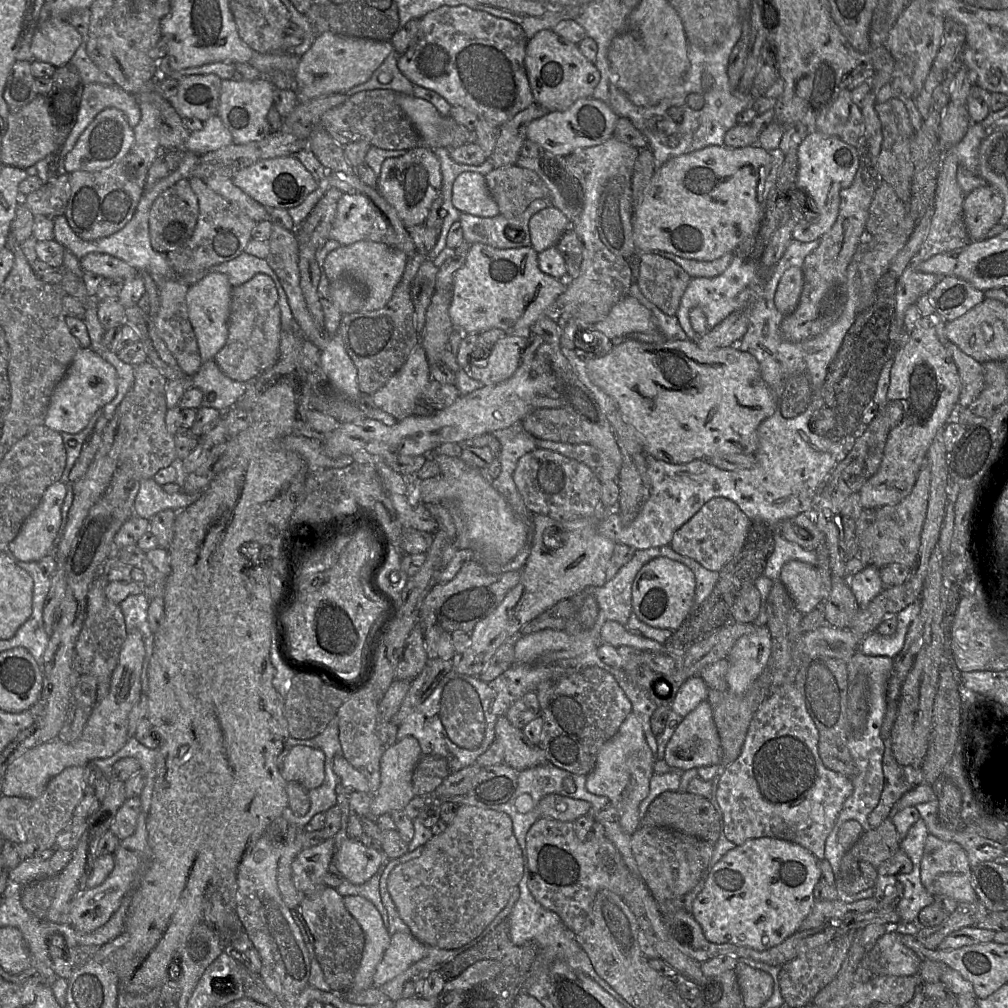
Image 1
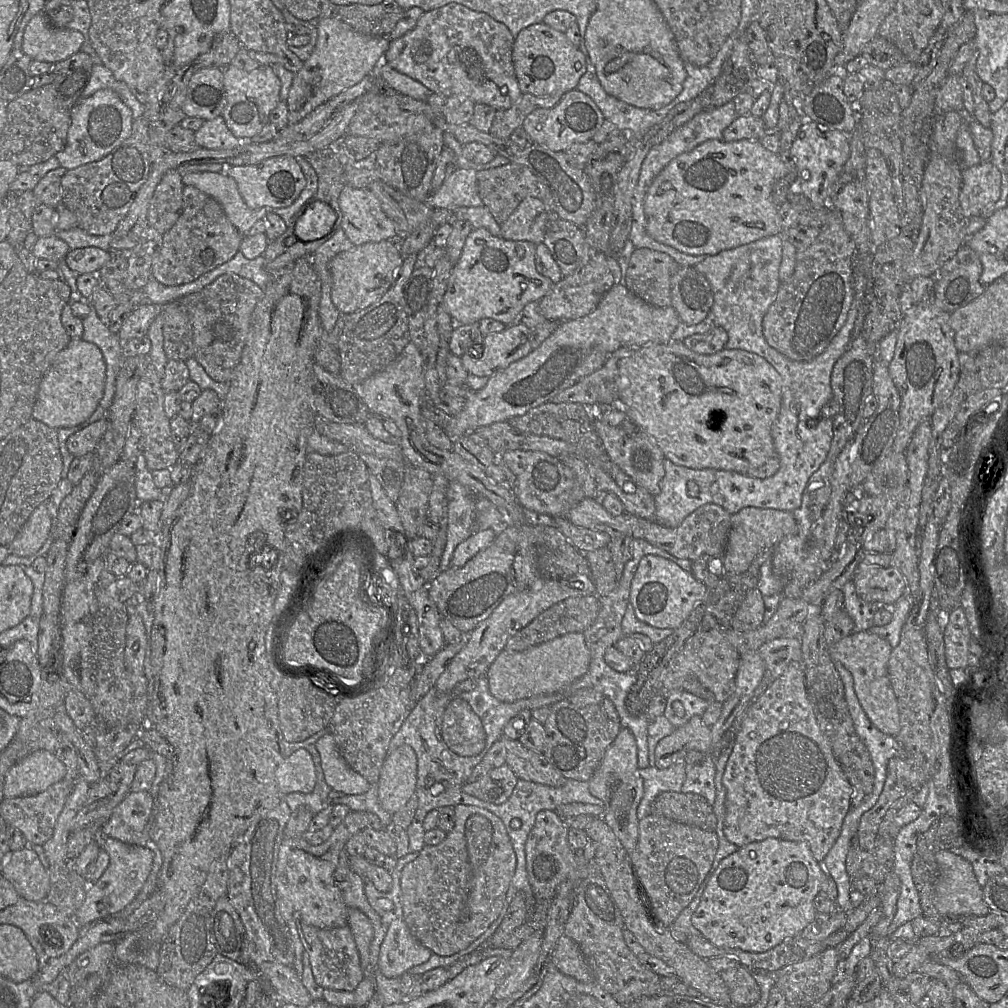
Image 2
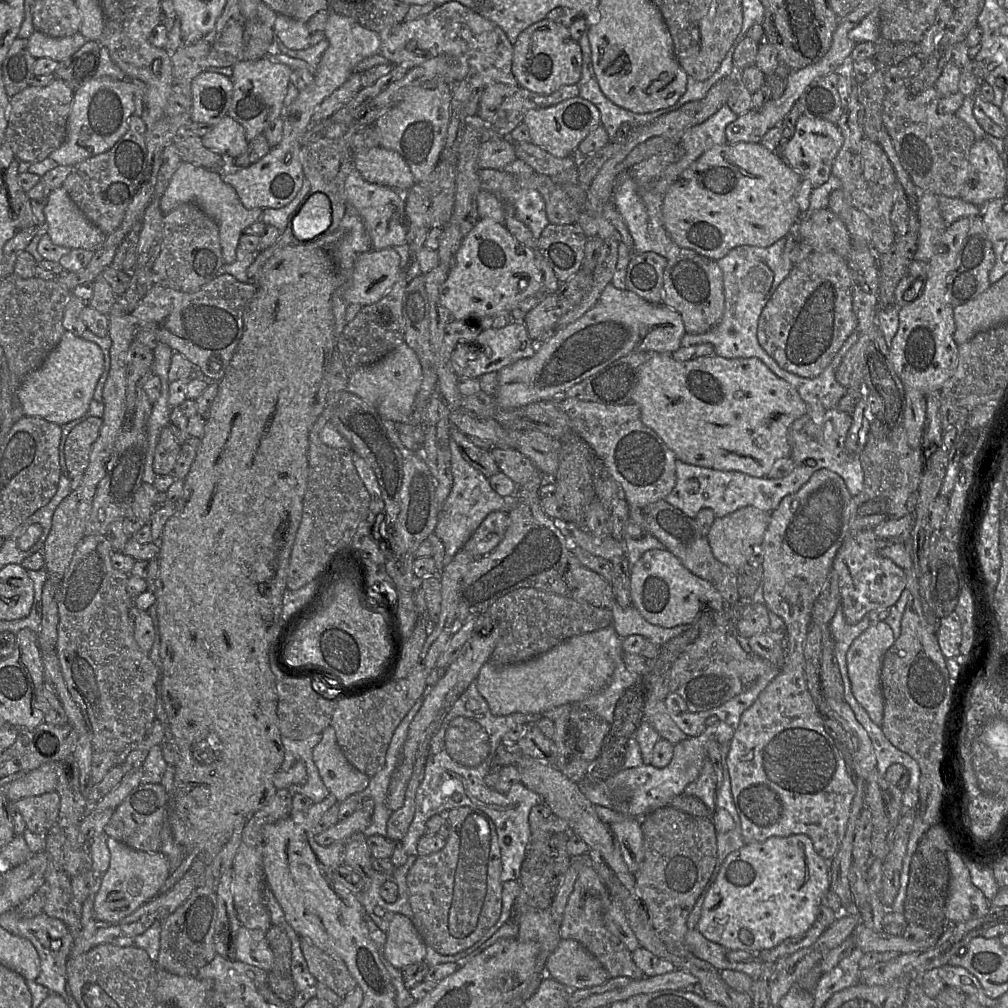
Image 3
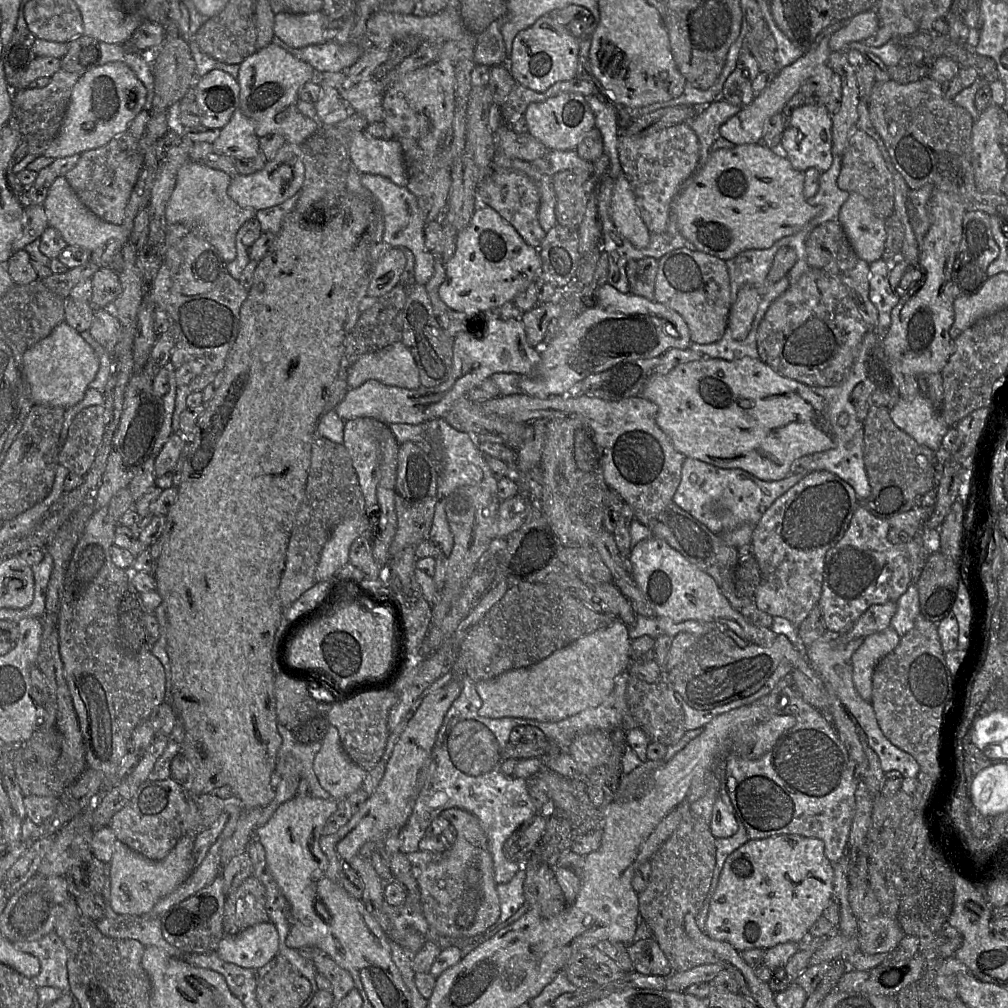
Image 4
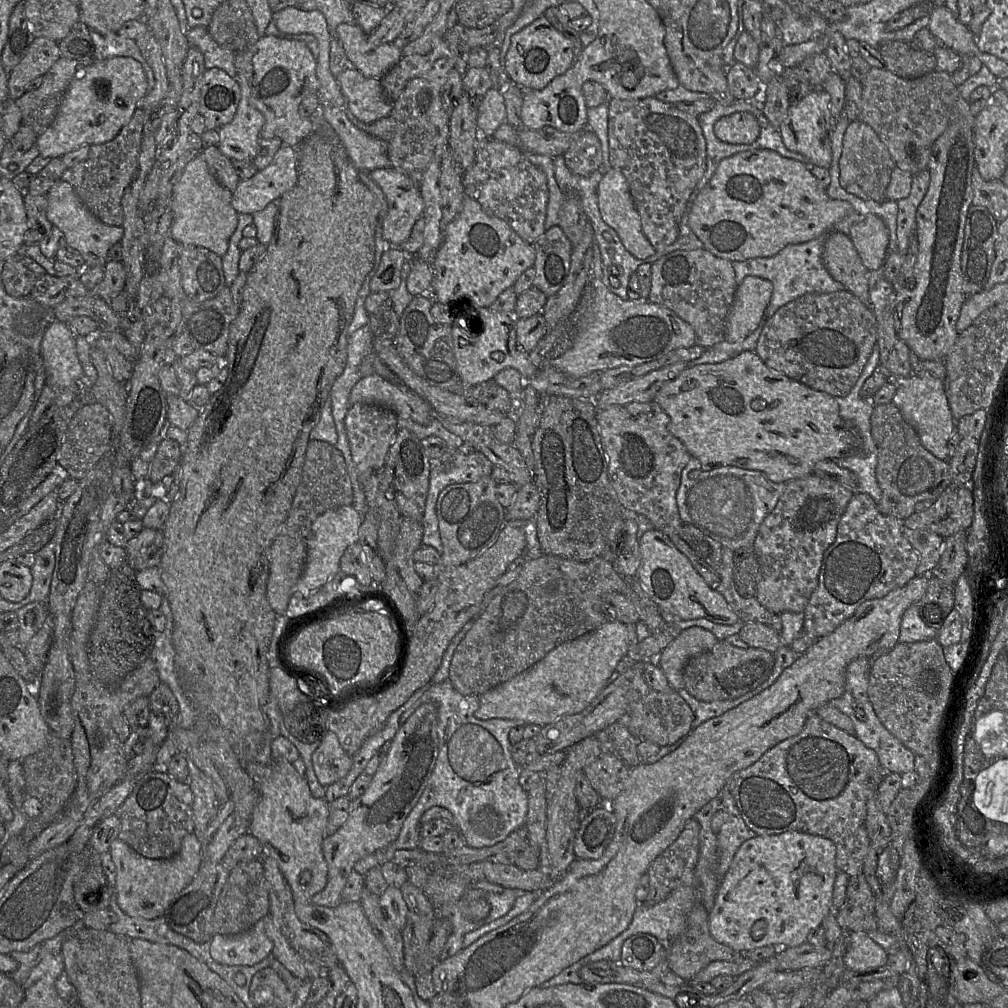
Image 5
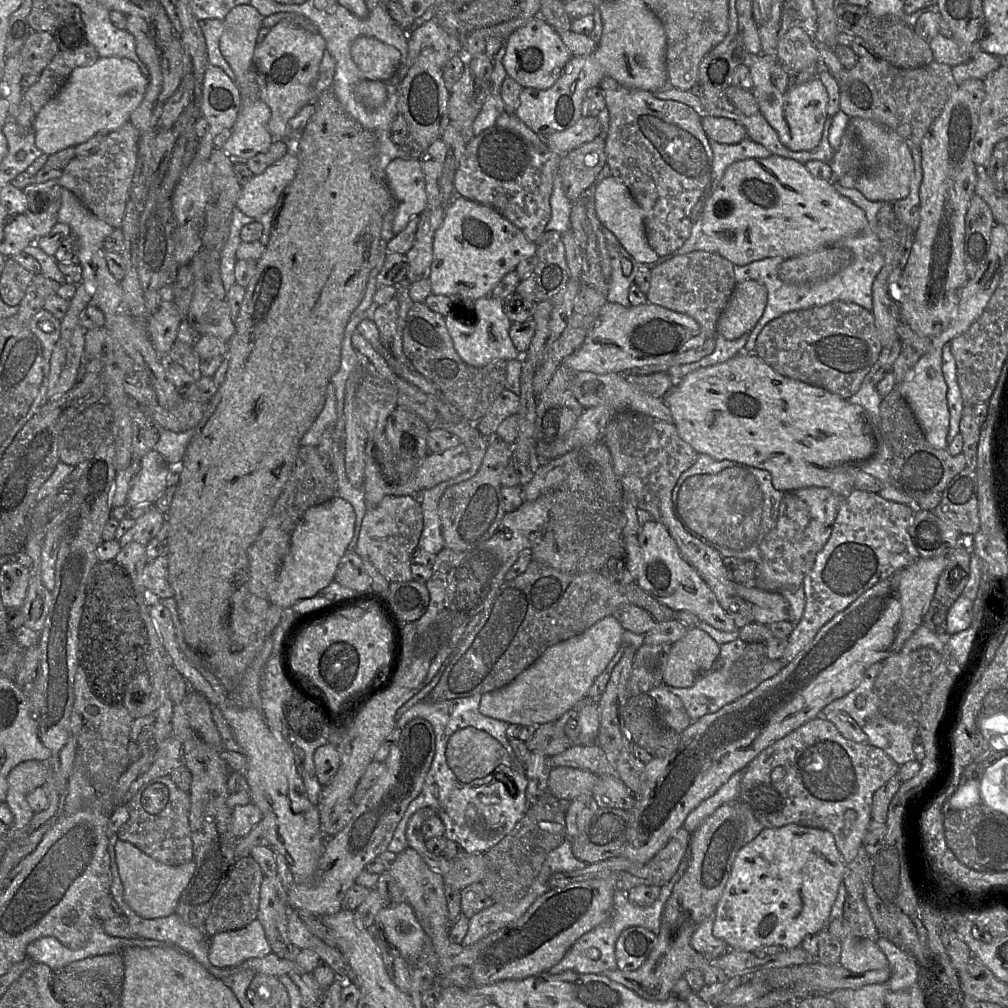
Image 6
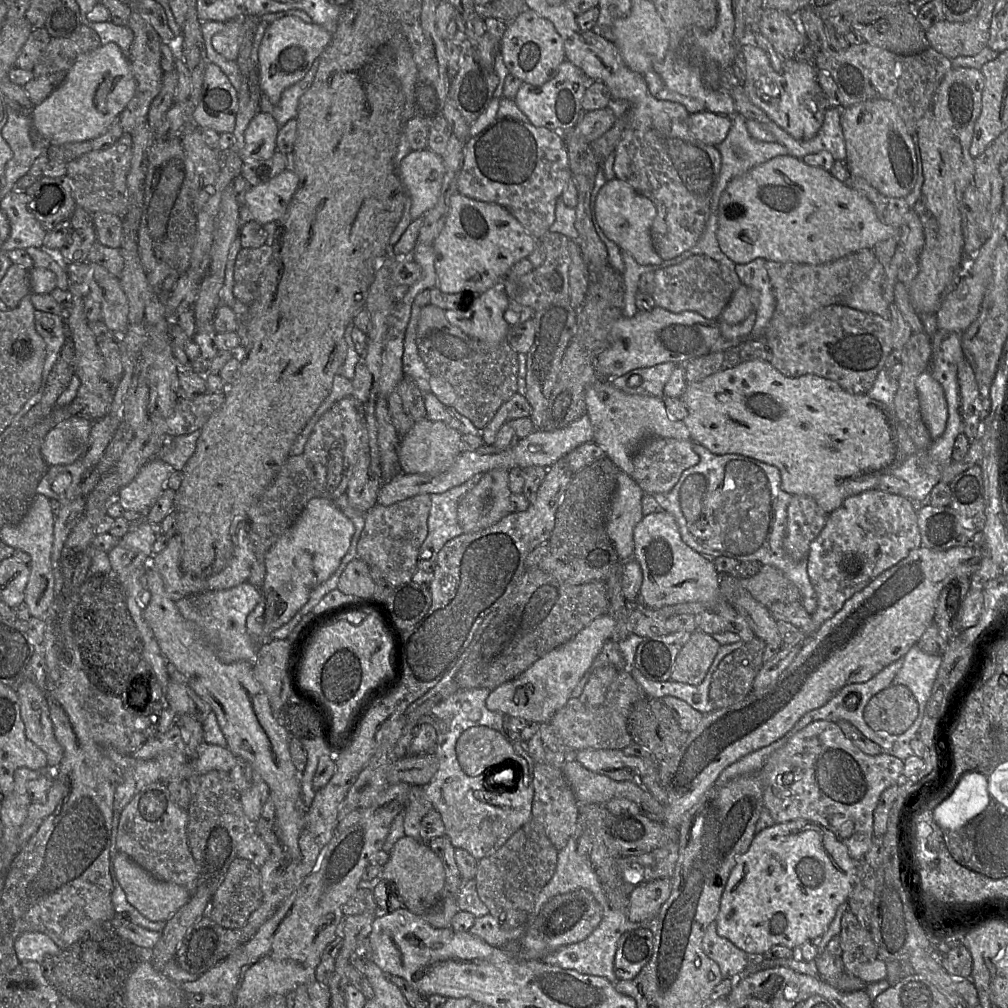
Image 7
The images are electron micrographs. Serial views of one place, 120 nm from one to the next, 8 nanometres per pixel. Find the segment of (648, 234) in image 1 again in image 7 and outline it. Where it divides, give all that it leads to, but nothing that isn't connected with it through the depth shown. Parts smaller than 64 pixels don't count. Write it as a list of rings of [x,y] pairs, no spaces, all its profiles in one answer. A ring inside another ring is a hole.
[[[789,155],[774,157],[733,179],[720,196],[717,222],[719,247],[735,265],[748,264],[755,259],[822,265],[863,249],[873,249],[881,241],[898,237],[898,229],[880,222],[865,196],[846,187],[828,171],[808,166]]]

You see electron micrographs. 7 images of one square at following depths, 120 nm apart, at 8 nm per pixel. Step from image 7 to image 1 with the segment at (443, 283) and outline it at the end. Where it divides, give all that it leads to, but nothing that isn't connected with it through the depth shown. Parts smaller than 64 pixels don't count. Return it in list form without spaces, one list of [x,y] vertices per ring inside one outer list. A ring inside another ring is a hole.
[[[484,243],[472,244],[469,248],[465,263],[453,275],[452,281],[452,296],[449,305],[448,314],[454,329],[457,329],[463,334],[479,334],[491,329],[503,330],[506,335],[529,336],[531,334],[532,325],[542,316],[549,316],[553,313],[554,305],[558,297],[565,291],[567,283],[564,280],[556,279],[543,273],[538,265],[538,254],[531,246],[517,249],[498,249]]]

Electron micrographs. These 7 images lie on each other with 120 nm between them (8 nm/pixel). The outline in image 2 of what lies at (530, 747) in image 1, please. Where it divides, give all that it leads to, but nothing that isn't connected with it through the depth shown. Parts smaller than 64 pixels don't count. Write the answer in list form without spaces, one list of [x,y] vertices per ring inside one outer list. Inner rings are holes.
[[[502,736],[506,747],[506,764],[518,779],[532,781],[552,787],[561,786],[565,778],[547,760],[543,752],[524,746],[519,739],[512,740]]]

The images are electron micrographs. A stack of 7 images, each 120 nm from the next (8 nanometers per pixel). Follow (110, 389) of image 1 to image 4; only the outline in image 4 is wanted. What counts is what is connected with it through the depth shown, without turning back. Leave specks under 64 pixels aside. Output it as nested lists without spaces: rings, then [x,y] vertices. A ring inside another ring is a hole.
[[[63,321],[43,340],[23,355],[23,375],[35,404],[61,406],[65,409],[80,402],[95,379],[100,362],[94,349],[75,329]]]

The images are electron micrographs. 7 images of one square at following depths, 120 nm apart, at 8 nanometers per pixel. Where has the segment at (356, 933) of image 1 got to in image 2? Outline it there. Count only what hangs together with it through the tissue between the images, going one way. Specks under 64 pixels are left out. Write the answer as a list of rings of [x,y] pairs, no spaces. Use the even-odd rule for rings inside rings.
[[[298,921],[298,932],[315,982],[324,989],[354,992],[365,976],[350,927],[320,929]]]

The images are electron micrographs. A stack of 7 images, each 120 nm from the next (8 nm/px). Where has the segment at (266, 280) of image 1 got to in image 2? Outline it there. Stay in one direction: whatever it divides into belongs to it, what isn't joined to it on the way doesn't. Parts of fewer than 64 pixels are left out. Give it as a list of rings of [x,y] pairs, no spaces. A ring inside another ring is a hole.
[[[226,273],[200,291],[180,299],[191,325],[193,358],[213,380],[229,382],[247,341],[253,310],[262,296],[263,290],[253,281]]]

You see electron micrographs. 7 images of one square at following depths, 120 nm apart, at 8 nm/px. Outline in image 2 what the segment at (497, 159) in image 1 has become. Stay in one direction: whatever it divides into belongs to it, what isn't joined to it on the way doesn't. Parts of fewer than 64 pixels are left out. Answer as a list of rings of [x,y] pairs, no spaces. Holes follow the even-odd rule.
[[[522,93],[512,107],[496,112],[490,134],[500,139],[510,139],[511,134],[523,125],[525,118],[534,110],[555,106],[563,95],[535,96]]]

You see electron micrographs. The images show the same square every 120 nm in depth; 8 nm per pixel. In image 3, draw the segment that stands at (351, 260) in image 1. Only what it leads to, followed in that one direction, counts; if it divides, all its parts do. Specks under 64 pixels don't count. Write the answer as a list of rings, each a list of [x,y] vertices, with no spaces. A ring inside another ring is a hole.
[[[393,247],[361,253],[355,260],[352,284],[345,291],[345,302],[361,306],[377,302],[398,279],[400,255]]]

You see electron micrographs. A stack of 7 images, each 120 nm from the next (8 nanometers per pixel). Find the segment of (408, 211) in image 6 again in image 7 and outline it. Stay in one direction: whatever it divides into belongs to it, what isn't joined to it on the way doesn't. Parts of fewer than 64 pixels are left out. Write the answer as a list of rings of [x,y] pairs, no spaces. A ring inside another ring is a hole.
[[[412,150],[400,164],[400,173],[411,196],[412,221],[423,217],[438,202],[445,175],[443,157],[432,150]]]

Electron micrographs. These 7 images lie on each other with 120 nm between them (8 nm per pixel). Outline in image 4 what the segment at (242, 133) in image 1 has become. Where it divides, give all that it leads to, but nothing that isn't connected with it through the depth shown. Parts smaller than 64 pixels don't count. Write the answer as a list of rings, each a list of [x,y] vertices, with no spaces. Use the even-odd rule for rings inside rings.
[[[274,42],[257,49],[240,64],[238,108],[255,121],[259,139],[270,133],[279,133],[286,142],[302,145],[319,129],[319,121],[305,116],[297,108],[300,88],[308,81],[315,80],[316,74],[309,63],[299,60]]]

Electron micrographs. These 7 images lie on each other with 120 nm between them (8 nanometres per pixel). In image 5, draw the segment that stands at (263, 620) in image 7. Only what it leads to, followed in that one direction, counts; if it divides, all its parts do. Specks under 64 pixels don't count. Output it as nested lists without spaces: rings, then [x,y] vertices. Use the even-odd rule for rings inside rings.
[[[351,506],[327,510],[315,519],[307,540],[305,566],[292,596],[309,597],[340,571],[340,559],[350,545],[358,542],[359,528],[362,523],[359,513]]]

